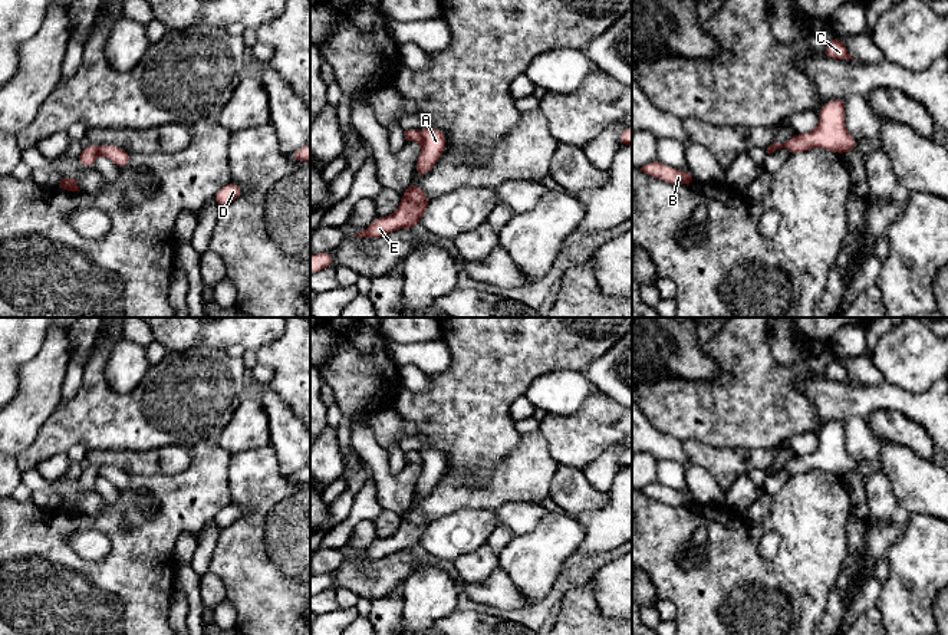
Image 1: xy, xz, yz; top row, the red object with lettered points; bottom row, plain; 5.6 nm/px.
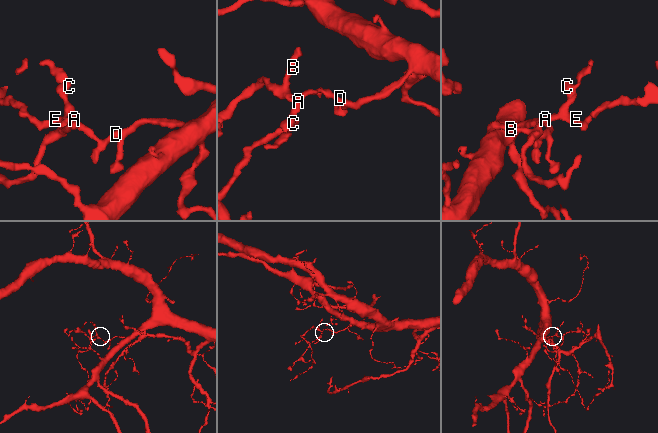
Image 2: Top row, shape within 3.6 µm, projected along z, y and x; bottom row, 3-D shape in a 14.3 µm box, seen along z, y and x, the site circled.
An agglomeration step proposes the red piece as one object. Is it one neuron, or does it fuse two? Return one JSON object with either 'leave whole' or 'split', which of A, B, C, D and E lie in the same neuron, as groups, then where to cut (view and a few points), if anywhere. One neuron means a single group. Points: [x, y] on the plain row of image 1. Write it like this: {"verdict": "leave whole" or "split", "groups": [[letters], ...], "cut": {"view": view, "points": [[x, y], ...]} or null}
{"verdict": "split", "groups": [["A", "C", "D", "E"], ["B"]], "cut": {"view": "xz", "points": [[420, 451], [423, 463]]}}

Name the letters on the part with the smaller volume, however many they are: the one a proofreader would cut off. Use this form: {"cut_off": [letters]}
{"cut_off": ["B"]}

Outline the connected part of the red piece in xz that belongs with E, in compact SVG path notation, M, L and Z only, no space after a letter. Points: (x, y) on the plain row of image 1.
M411 504L402 514L398 532L386 539L378 537L368 550L359 553L353 559L384 559L398 550L411 550L419 546L422 534L429 526L429 520L424 511Z

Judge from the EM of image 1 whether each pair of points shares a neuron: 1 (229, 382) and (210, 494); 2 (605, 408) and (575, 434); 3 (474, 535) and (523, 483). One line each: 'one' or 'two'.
1: two
2: one
3: two

